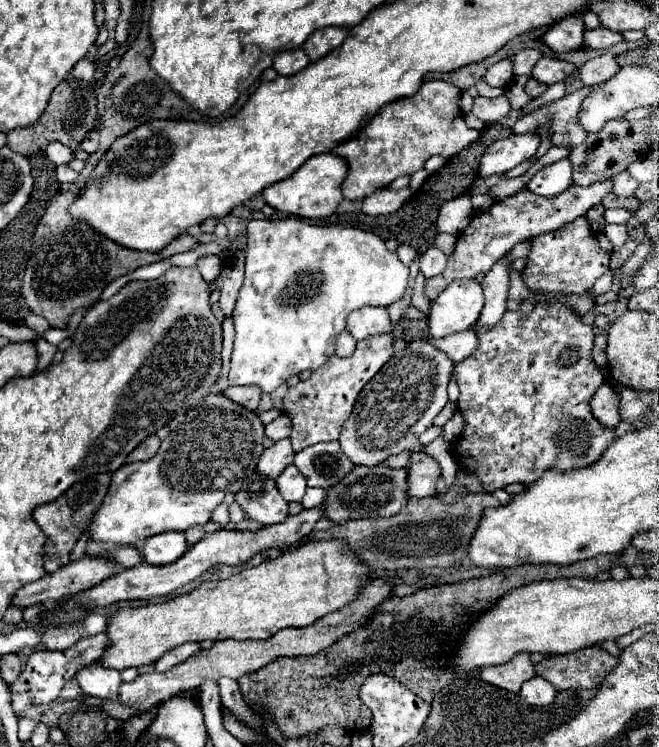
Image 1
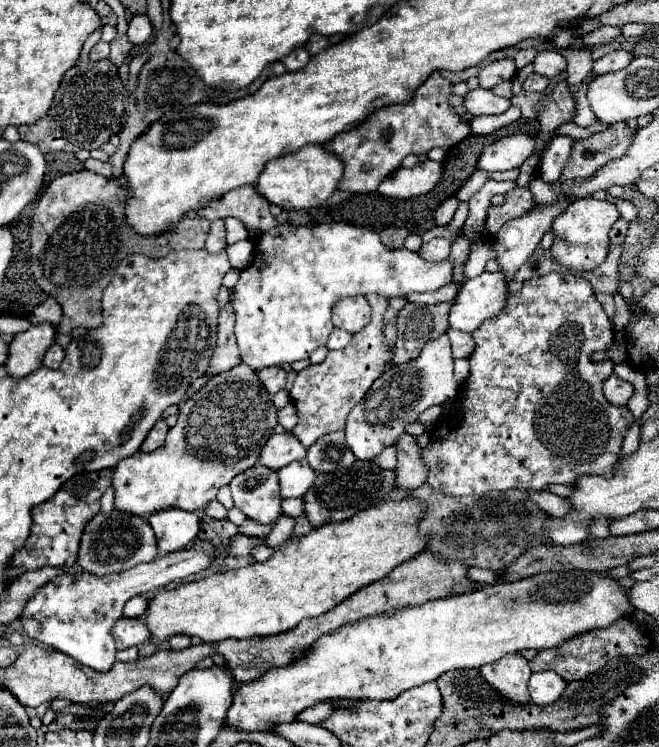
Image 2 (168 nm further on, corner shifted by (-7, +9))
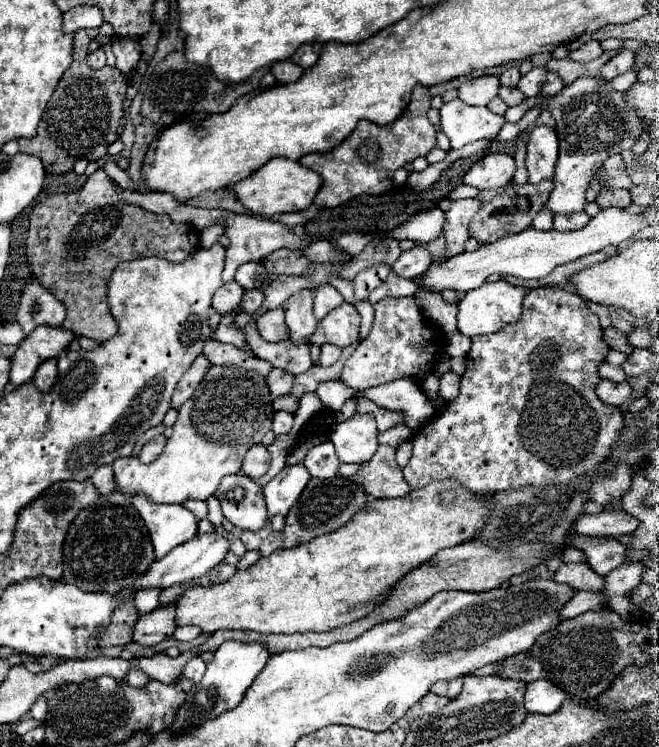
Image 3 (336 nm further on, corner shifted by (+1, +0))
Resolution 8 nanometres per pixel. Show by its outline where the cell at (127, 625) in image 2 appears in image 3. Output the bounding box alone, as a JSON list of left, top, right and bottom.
[133,603,177,647]

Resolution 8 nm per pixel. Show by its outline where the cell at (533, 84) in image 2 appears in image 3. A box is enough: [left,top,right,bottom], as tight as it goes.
[497,87,525,107]

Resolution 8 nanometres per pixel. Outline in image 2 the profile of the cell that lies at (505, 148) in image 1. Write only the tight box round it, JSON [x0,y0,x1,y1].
[479,134,535,170]

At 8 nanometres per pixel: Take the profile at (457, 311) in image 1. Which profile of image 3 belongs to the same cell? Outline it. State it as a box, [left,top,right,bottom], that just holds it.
[457,279,527,335]

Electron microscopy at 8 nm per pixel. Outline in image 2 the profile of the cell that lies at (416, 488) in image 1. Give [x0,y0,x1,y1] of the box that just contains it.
[397,434,429,490]

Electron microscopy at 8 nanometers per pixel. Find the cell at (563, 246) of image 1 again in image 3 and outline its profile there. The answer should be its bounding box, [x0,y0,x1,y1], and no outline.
[553,211,591,231]

